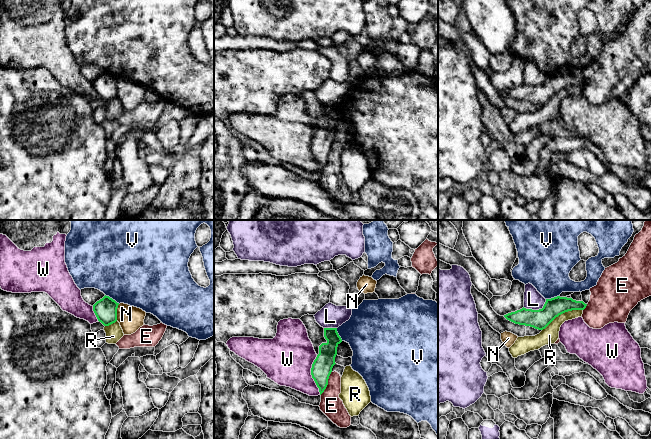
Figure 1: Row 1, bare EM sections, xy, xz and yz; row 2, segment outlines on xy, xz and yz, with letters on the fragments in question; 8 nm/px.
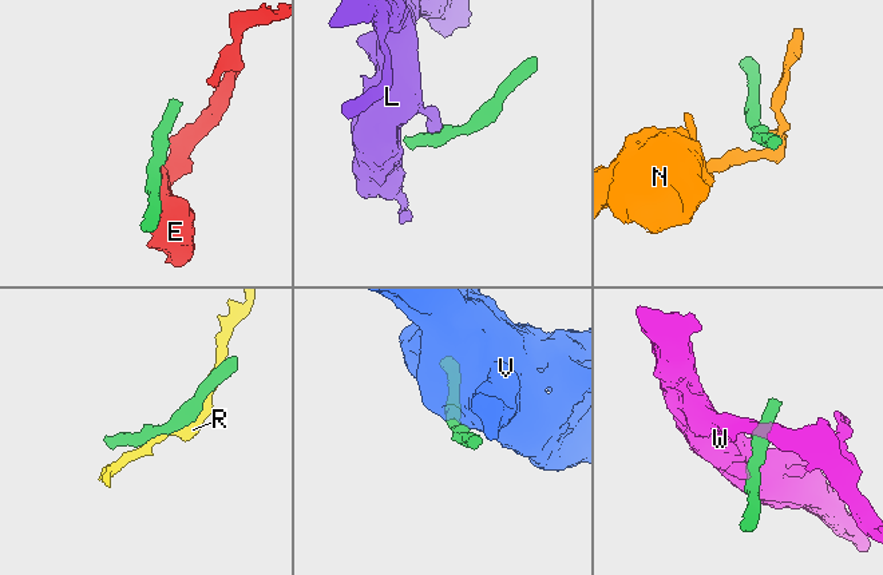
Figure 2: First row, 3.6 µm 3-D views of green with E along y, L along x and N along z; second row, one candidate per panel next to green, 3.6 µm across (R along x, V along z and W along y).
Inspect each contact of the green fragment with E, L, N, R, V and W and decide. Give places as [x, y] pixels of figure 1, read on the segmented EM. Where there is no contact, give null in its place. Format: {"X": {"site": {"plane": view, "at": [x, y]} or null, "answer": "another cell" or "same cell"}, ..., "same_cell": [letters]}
{"E": {"site": {"plane": "xz", "at": [327, 383]}, "answer": "another cell"}, "L": {"site": {"plane": "yz", "at": [536, 310]}, "answer": "another cell"}, "N": {"site": {"plane": "xy", "at": [116, 312]}, "answer": "another cell"}, "R": {"site": {"plane": "yz", "at": [562, 313]}, "answer": "another cell"}, "V": {"site": {"plane": "xy", "at": [111, 298]}, "answer": "another cell"}, "W": {"site": {"plane": "xz", "at": [311, 374]}, "answer": "another cell"}, "same_cell": []}

